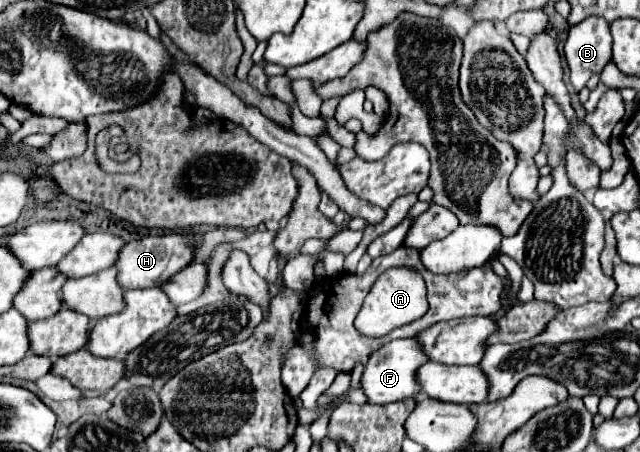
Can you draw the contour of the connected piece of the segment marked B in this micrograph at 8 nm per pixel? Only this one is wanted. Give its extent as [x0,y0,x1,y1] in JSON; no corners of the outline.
[563,18,611,92]

